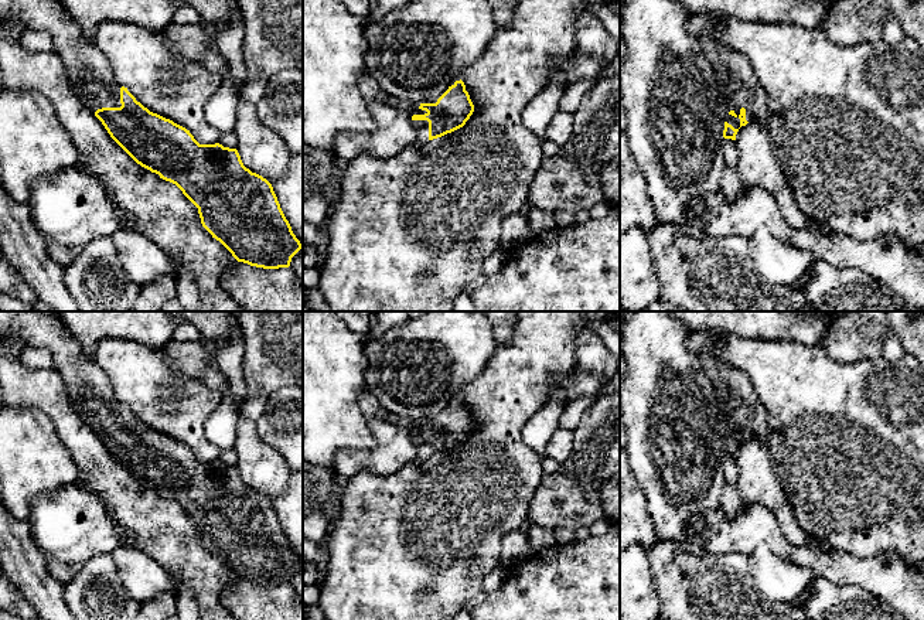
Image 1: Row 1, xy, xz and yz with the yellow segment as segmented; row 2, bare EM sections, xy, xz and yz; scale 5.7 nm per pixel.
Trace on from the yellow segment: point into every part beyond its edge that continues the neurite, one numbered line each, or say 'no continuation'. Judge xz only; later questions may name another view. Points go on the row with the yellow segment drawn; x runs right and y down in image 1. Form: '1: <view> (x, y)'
1: xz (422, 126)

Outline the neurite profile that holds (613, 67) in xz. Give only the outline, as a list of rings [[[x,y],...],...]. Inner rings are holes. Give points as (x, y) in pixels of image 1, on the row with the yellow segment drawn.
[[[620,51],[614,57],[613,61],[610,61],[603,71],[599,74],[597,79],[601,78],[610,78],[610,76],[618,76],[620,75]]]

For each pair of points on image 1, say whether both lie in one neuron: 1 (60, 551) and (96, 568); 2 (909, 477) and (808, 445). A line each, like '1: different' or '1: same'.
1: different
2: same

